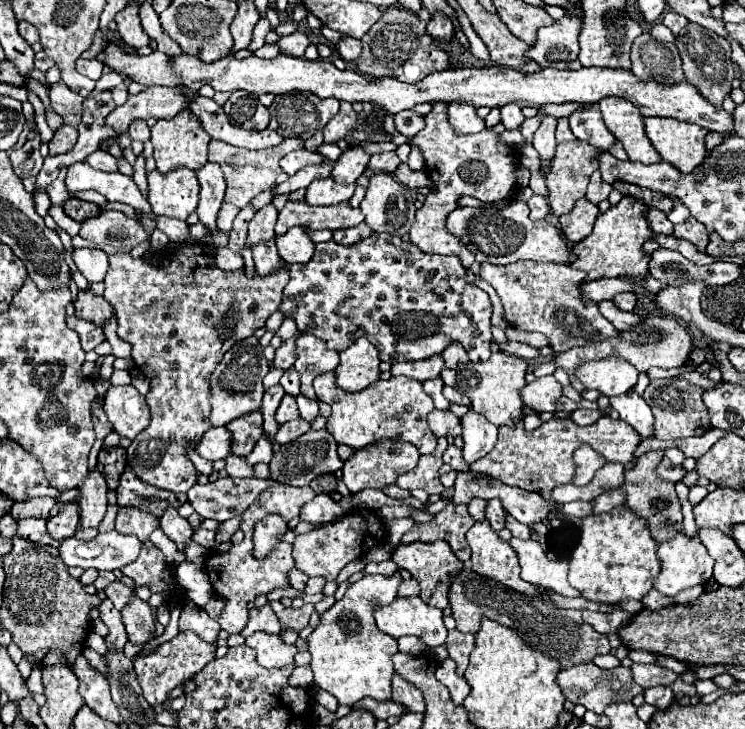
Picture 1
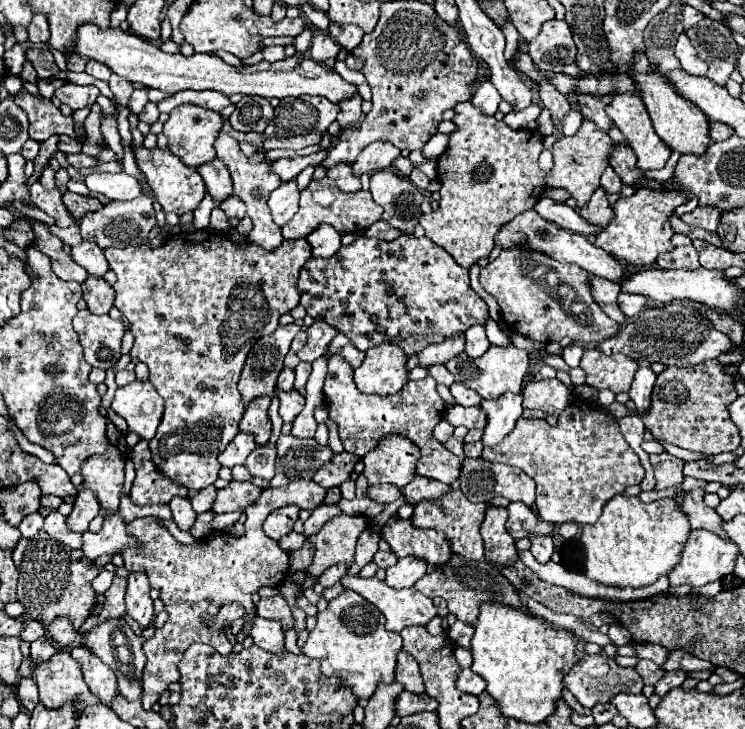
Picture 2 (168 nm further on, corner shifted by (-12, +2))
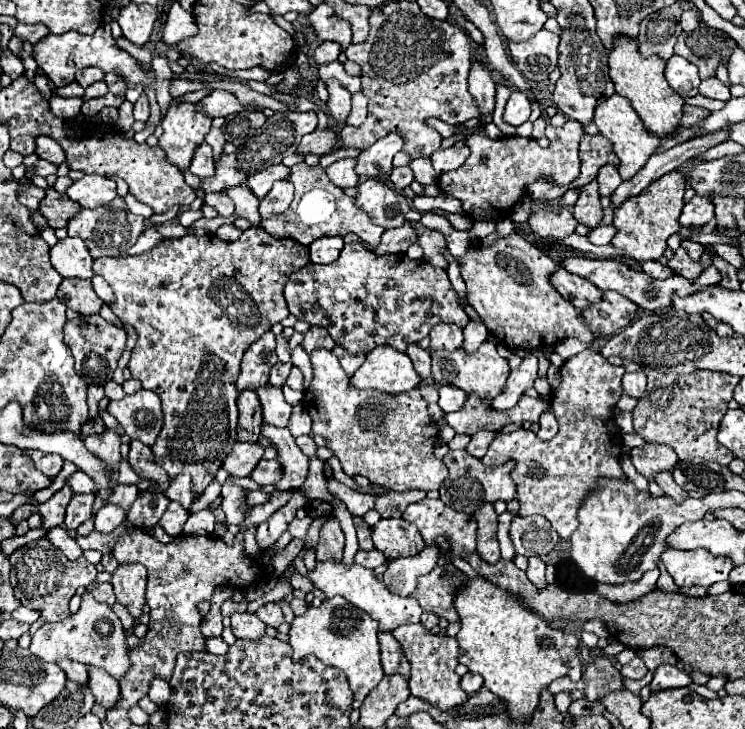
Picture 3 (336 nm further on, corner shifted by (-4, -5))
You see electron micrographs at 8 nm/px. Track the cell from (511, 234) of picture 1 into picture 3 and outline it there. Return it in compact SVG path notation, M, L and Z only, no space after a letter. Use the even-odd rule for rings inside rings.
M568 256L568 258L562 258L560 264L562 264L568 272L586 278L588 282L592 282L592 284L598 286L600 290L620 292L622 296L626 296L628 300L632 300L632 302L638 304L640 308L652 310L652 312L660 312L662 308L668 308L668 306L670 306L670 296L672 296L672 292L680 292L680 296L684 296L684 294L696 292L696 290L700 290L700 288L704 288L704 286L708 286L708 284L718 284L718 282L720 282L720 272L718 272L714 266L708 266L708 268L696 278L696 282L688 282L684 276L670 276L670 278L666 278L666 280L654 280L654 278L650 278L648 274L638 272L638 270L626 266L624 262L612 260L612 258Z

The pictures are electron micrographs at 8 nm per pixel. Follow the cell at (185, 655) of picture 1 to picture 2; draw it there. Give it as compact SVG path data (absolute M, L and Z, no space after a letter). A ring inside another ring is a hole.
M294 481L282 487L268 487L252 505L248 505L248 509L244 509L248 519L244 523L246 533L242 537L234 537L226 531L210 531L194 545L178 543L154 517L142 517L126 525L128 533L132 533L136 541L140 541L140 549L124 549L124 567L128 571L144 571L148 575L150 587L160 589L160 599L164 601L164 609L168 613L168 621L164 623L164 627L156 629L154 637L144 643L144 653L148 659L142 675L140 697L144 709L150 709L158 701L160 693L166 691L170 683L176 683L180 679L178 661L192 643L206 643L222 655L228 655L232 651L232 643L228 641L226 633L208 627L204 623L204 617L214 617L220 607L230 601L244 605L246 613L252 613L252 617L256 617L252 593L256 593L264 585L276 587L286 577L290 555L284 553L276 541L266 537L266 533L262 531L264 519L274 509L290 503L300 505L302 510L312 511L322 505L324 495L326 489L322 489L314 481Z

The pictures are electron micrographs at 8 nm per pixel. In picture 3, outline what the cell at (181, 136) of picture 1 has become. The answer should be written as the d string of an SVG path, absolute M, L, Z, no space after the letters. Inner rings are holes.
M182 102L170 106L162 120L164 134L160 136L158 146L166 152L166 160L184 172L188 170L196 148L204 142L210 126L212 118L204 116L196 104Z

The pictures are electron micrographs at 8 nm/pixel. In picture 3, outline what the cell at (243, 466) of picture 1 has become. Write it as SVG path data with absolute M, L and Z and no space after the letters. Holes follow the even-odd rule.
M260 460L260 464L252 470L250 478L256 484L274 484L280 478L280 464L276 464L276 460Z

